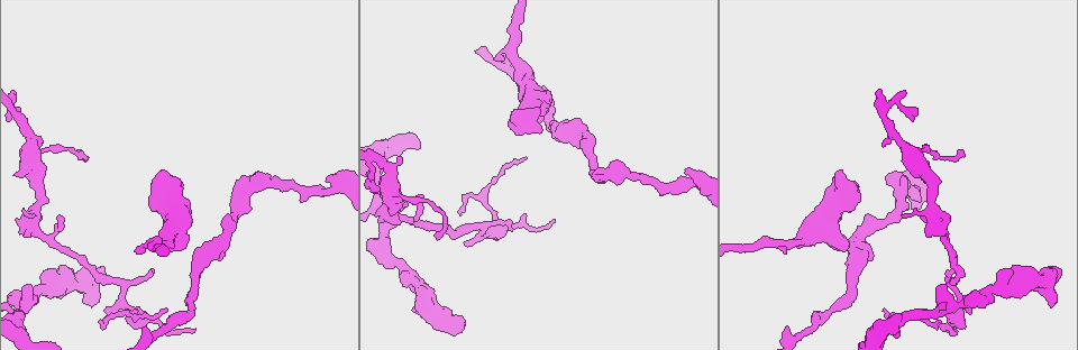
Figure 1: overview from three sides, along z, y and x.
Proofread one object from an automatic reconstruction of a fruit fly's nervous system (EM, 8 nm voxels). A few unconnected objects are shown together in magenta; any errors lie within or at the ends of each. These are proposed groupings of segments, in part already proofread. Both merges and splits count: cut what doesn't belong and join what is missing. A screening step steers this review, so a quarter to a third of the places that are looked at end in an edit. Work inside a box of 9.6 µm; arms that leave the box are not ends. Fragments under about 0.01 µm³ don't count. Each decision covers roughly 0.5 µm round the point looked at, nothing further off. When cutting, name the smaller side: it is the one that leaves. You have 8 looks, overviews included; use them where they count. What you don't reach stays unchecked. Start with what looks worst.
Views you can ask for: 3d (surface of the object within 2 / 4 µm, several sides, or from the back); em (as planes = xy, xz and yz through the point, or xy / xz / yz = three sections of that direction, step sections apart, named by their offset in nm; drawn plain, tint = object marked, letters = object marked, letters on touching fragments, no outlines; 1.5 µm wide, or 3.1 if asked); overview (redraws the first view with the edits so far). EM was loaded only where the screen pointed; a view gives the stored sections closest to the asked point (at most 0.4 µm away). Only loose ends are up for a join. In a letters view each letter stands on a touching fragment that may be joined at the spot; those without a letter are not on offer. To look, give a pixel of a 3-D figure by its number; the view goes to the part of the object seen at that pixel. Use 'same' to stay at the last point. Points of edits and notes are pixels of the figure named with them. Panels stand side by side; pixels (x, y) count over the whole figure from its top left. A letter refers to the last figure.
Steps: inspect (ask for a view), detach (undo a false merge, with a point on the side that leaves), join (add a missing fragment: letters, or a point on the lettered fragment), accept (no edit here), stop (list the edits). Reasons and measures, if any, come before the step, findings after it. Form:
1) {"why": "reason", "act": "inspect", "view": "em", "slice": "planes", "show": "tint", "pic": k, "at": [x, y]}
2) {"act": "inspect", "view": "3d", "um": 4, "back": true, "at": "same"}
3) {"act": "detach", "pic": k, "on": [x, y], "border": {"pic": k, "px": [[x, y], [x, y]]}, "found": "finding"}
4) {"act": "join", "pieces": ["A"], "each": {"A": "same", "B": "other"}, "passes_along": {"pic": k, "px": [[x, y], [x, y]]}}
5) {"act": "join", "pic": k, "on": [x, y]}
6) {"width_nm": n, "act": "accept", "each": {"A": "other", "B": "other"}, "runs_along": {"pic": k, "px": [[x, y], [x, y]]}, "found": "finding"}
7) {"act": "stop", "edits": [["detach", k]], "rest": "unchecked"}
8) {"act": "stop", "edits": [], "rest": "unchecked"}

{"why": "free end", "act": "inspect", "view": "em", "slice": "planes", "show": "letters", "pic": 1, "at": [965, 155]}

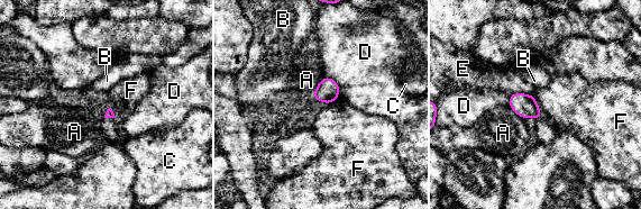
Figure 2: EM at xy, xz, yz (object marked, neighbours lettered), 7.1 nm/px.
{"act": "accept", "each": {"A": "other", "B": "other", "C": "other", "D": "other", "E": "other", "F": "other"}, "border": {"pic": 2, "px": [[532, 94], [542, 115]]}, "found": "none of them fits"}

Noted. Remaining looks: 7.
{"why": "branch stops here", "act": "inspect", "view": "em", "slice": "planes", "show": "tint", "pic": 1, "at": [494, 59]}

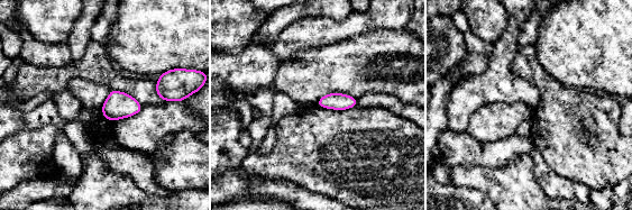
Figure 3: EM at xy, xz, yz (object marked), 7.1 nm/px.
{"act": "inspect", "view": "em", "slice": "planes", "show": "letters", "at": "same"}

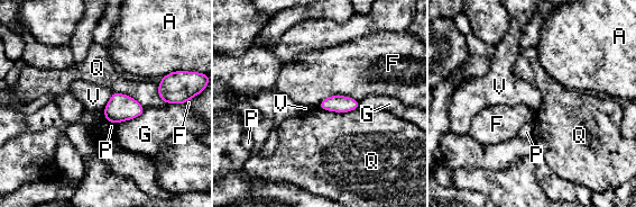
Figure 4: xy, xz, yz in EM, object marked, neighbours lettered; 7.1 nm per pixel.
{"act": "accept", "each": {"A": "other", "F": "other", "G": "other", "P": "other", "Q": "other", "V": "other"}, "border": {"pic": 4, "px": [[113, 92], [102, 110]]}, "found": "none of them fits"}

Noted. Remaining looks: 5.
{"why": "branch stops here", "act": "inspect", "view": "3d", "um": 2, "pic": 1, "at": [1056, 266]}

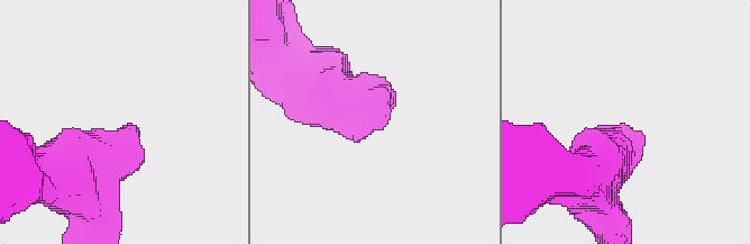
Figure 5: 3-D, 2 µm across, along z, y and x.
{"why": "now the EM", "act": "inspect", "view": "em", "slice": "xy", "step": 4, "show": "letters", "pic": 5, "at": [623, 125]}

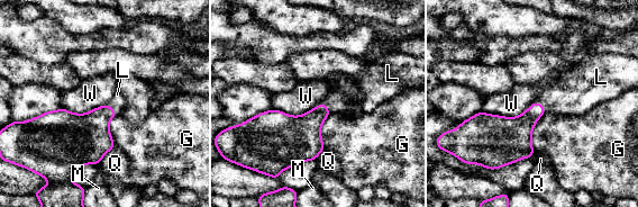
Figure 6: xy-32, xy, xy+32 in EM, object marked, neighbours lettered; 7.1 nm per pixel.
{"why": "another direction", "act": "inspect", "view": "em", "slice": "planes", "show": "letters", "at": "same"}

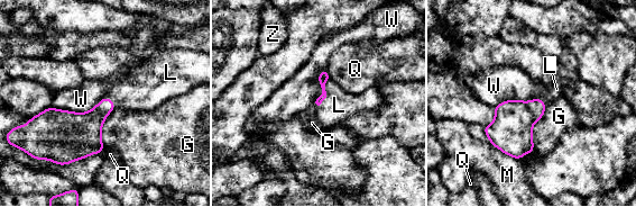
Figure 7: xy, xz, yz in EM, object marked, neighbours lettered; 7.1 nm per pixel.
{"act": "join", "pieces": ["L"], "each": {"G": "other", "L": "same", "M": "other", "Q": "other", "W": "other", "Z": "other"}, "passes_along": {"pic": 7, "px": [[323, 75], [324, 98], [339, 105]]}, "found": "it goes on there"}

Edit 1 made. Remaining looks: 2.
{"act": "stop", "edits": [["join", 7]], "rest": "unchecked"}

